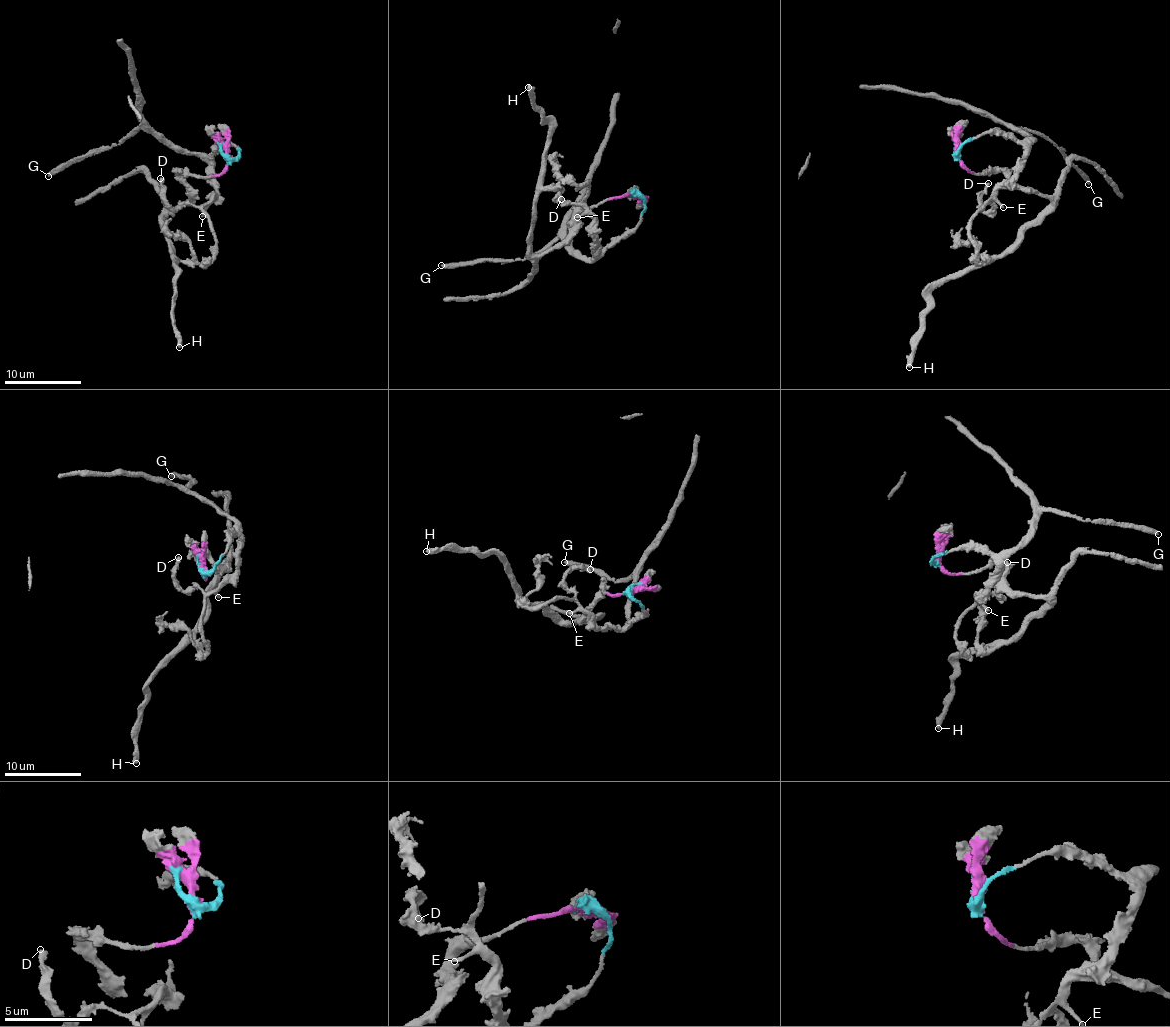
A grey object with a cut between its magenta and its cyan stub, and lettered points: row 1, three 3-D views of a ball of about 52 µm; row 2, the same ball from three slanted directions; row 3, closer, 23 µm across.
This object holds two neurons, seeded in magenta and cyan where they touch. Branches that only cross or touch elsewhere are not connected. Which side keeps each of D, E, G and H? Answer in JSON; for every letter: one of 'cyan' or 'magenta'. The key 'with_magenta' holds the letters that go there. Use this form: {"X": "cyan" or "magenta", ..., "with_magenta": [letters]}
{"D": "cyan", "E": "cyan", "G": "cyan", "H": "magenta", "with_magenta": ["H"]}

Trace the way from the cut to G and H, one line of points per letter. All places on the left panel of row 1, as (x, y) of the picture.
G: (228, 159), (240, 152), (236, 146), (216, 147), (205, 156), (185, 154), (145, 130), (68, 160), (49, 176)
H: (228, 159), (219, 175), (179, 173), (190, 194), (161, 224), (174, 256), (172, 320), (180, 347)

